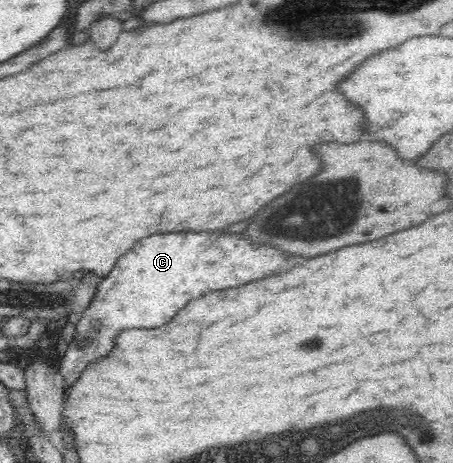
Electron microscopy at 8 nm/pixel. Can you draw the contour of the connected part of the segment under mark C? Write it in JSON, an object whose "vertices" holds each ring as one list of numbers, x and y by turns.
{"vertices":[[227,230,163,232,139,240,98,283,95,298,76,324,73,338,60,351,57,360,65,378,65,390,79,380,87,364,113,350,113,340,123,330,163,326,193,298,203,296,207,290,223,290,261,280,291,258,293,256,279,252,269,244,259,244,243,234,231,234]]}

